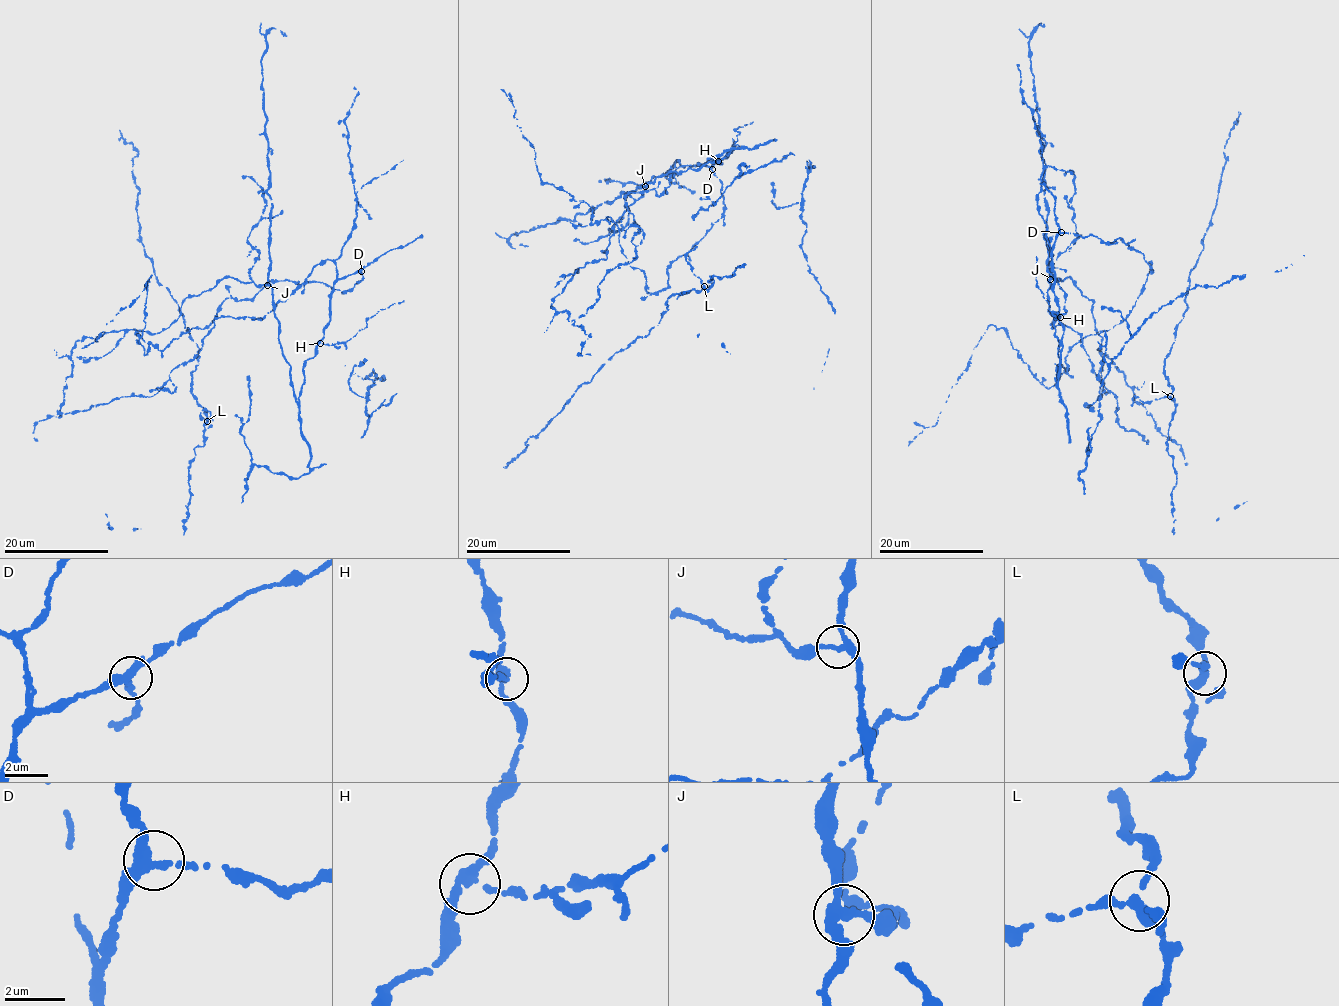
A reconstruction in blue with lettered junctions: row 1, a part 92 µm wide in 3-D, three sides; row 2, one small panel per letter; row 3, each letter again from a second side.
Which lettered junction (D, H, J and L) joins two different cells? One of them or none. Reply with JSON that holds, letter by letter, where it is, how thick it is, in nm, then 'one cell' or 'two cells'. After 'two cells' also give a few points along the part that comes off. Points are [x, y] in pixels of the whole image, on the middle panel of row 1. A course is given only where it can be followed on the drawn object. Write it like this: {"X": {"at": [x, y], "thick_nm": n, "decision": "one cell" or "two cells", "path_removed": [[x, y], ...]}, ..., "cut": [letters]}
{"D": {"at": [712, 169], "thick_nm": 300, "decision": "one cell"}, "H": {"at": [718, 161], "thick_nm": 260, "decision": "two cells", "path_removed": [[718, 161], [732, 150], [739, 133], [736, 128], [752, 122]]}, "J": {"at": [645, 186], "thick_nm": 260, "decision": "one cell"}, "L": {"at": [704, 286], "thick_nm": 280, "decision": "one cell"}, "cut": ["H"]}

